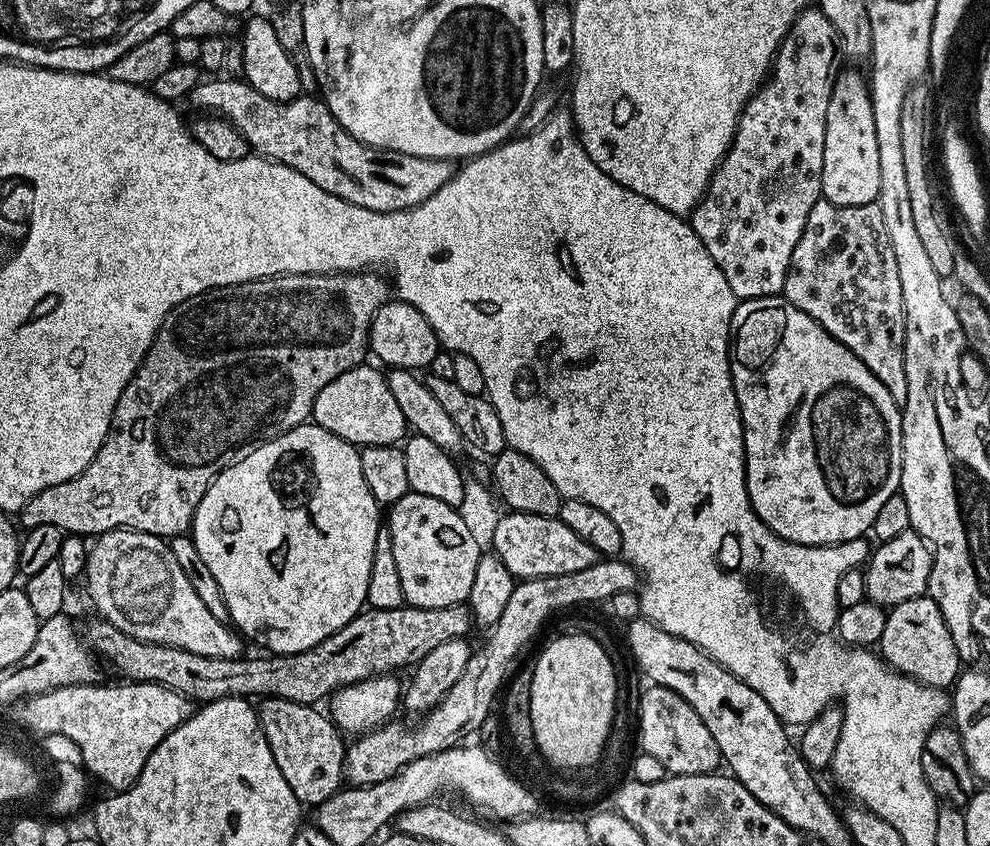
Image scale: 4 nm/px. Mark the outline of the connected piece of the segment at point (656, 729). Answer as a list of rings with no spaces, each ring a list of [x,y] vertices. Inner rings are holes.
[[[648,686],[640,694],[640,710],[638,713],[638,748],[640,752],[650,754],[662,762],[665,773],[673,776],[700,776],[704,772],[715,773],[722,761],[718,742],[714,742],[714,734],[706,730],[706,722],[698,718],[698,714],[678,694],[668,688]]]

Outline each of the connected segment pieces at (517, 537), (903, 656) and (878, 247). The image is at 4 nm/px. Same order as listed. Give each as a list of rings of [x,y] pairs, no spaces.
[[[511,510],[501,515],[490,548],[517,581],[558,574],[578,574],[578,570],[594,566],[598,559],[594,546],[590,546],[590,542],[582,542],[582,538],[578,538],[578,534],[574,534],[574,530],[570,530],[570,526],[566,526],[566,522],[562,522],[559,516]]]
[[[927,594],[891,605],[878,652],[897,672],[913,676],[931,688],[951,689],[962,671],[962,661],[946,626],[946,618],[942,618],[938,602],[934,602]]]
[[[823,198],[816,201],[810,210],[810,218],[806,218],[806,226],[802,230],[802,238],[798,238],[798,246],[794,246],[792,261],[786,274],[786,282],[782,293],[784,299],[791,302],[798,310],[802,310],[810,318],[814,318],[838,342],[842,342],[866,365],[873,374],[890,390],[890,398],[903,405],[906,402],[906,362],[904,361],[904,307],[902,306],[902,282],[898,282],[898,262],[894,262],[894,250],[890,246],[890,238],[886,234],[886,226],[882,218],[879,203],[866,206],[834,206]]]

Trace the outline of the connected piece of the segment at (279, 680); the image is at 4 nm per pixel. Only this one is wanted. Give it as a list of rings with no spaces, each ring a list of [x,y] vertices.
[[[467,603],[441,608],[374,608],[361,611],[359,616],[346,622],[346,626],[318,642],[318,646],[289,656],[273,655],[268,658],[272,660],[244,660],[243,655],[210,658],[206,654],[194,654],[174,646],[147,644],[145,640],[126,635],[103,618],[96,618],[89,626],[86,643],[101,661],[109,660],[124,675],[121,677],[125,681],[161,684],[200,706],[227,696],[280,696],[290,702],[316,706],[323,696],[324,699],[331,697],[340,688],[372,676],[395,673],[395,668],[404,668],[407,664],[419,664],[426,654],[430,654],[430,650],[434,650],[434,646],[467,637],[472,626],[473,613]]]

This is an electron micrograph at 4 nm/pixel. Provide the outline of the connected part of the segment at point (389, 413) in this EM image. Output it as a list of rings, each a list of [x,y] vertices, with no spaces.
[[[357,366],[349,372],[341,372],[338,378],[334,378],[334,382],[330,382],[324,387],[314,402],[311,419],[318,426],[330,430],[330,434],[348,440],[351,444],[357,446],[396,444],[403,441],[406,436],[406,425],[402,418],[402,410],[390,390],[385,373],[383,371],[380,373],[379,370],[381,371],[381,369],[379,367],[376,367],[377,369],[364,367]]]

